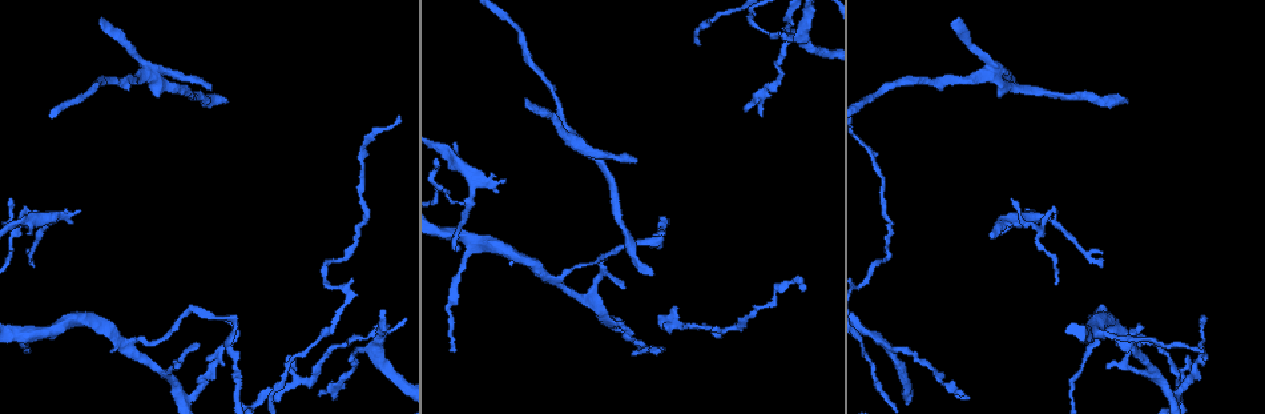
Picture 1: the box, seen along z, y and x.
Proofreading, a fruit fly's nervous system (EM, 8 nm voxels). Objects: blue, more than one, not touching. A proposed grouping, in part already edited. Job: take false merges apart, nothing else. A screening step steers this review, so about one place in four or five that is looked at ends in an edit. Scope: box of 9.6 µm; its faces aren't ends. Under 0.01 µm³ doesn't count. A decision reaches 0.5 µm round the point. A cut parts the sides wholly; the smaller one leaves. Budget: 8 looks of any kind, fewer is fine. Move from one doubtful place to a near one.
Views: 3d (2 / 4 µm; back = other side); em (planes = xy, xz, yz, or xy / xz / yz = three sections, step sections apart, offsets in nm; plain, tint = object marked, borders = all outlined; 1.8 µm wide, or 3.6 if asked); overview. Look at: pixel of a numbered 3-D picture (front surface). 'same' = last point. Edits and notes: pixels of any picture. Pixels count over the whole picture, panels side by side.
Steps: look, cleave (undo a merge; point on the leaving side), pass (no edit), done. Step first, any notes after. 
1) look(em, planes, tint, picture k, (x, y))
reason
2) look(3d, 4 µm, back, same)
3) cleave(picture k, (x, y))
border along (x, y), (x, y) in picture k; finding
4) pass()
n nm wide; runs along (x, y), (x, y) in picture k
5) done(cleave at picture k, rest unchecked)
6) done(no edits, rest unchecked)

look(em, yz, step 4, tint, picture 1, (1172, 396))
narrows sharply

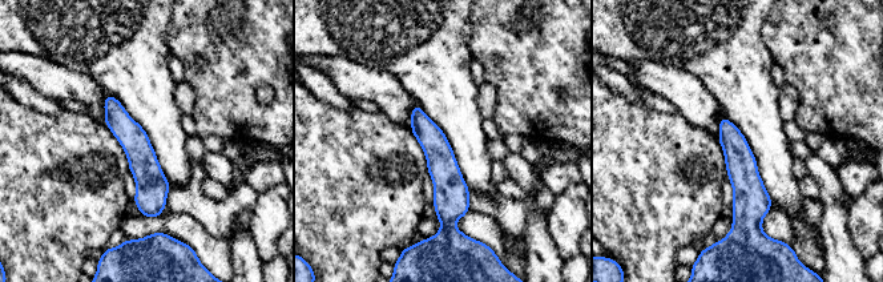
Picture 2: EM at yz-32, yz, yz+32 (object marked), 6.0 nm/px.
pass()
180 nm wide; runs along (108, 99), (142, 158), (153, 214) in picture 2; continuous, no second neuron

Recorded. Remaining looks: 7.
look(em, planes, plain, picture 1, (1131, 342))
side arm on a straight run

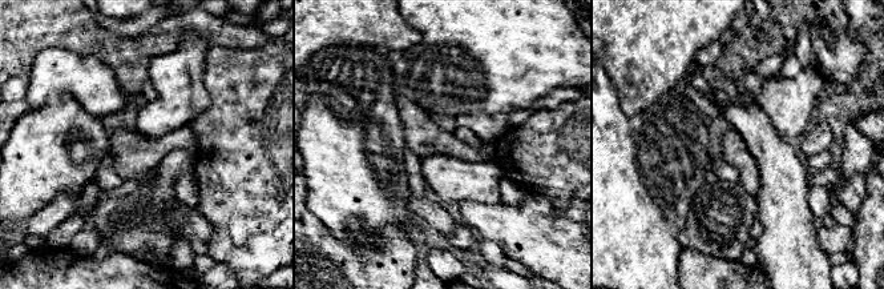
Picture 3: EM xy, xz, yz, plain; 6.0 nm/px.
look(em, planes, tint, same)

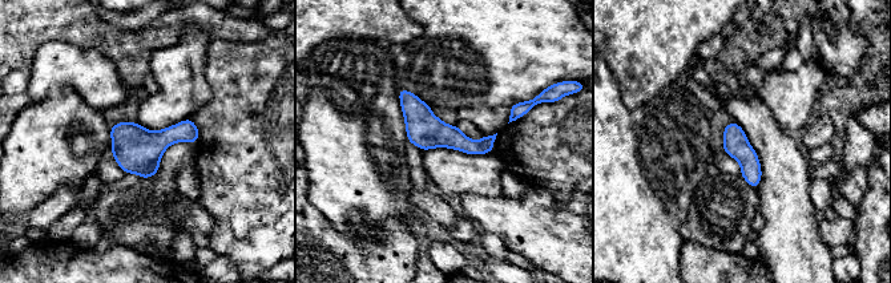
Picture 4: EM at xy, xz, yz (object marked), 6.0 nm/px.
pass()
runs along (402, 92), (440, 134), (490, 148) in picture 4; all the same neuron

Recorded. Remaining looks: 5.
look(3d, 4 µm, back, picture 1, (148, 71))
sudden change in width

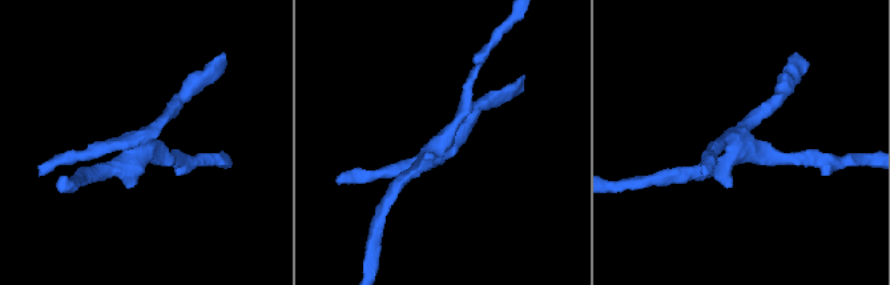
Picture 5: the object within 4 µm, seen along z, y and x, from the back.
look(em, 3.6 µm, planes, tint, picture 5, (437, 146))
4 arms; shape alone is not enough

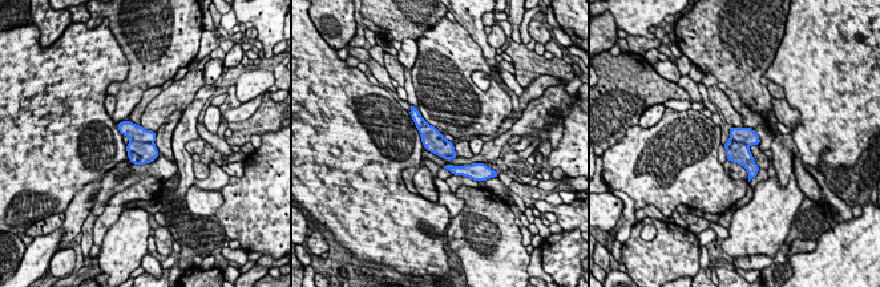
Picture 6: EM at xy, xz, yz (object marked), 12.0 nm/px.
cleave(picture 6, (134, 132))
280 nm wide; border along (130, 140), (153, 144) in picture 6; a second neuron is stuck on

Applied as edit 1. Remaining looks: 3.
done(cleave at picture 6, rest unchecked)

